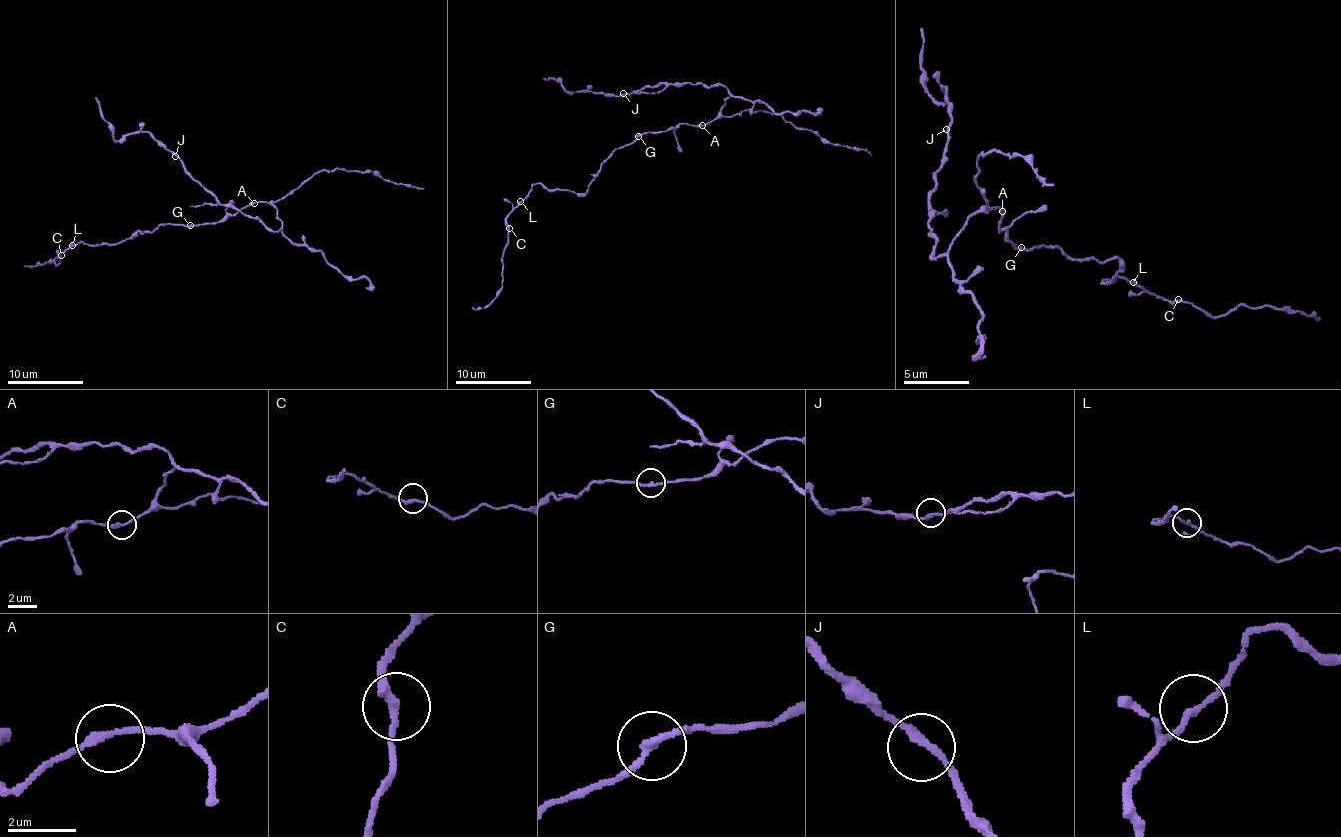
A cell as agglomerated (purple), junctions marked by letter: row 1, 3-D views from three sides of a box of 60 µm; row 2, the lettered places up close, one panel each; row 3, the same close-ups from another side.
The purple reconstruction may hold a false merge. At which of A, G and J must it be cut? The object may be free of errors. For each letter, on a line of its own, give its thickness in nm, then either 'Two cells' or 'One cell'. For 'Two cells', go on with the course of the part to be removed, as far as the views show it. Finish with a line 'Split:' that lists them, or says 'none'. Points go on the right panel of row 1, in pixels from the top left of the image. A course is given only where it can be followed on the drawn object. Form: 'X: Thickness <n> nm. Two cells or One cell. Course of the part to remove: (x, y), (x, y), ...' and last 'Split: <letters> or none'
A: Thickness 190 nm. One cell
G: Thickness 200 nm. One cell
J: Thickness 200 nm. One cell
Split: none

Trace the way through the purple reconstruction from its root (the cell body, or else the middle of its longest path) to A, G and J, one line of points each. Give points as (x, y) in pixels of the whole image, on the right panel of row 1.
A: (1002, 230), (999, 227), (1002, 211)
G: (1002, 230), (1015, 247), (1022, 247)
J: (1002, 230), (1002, 211), (982, 207), (933, 260), (930, 191), (946, 152), (946, 129)

